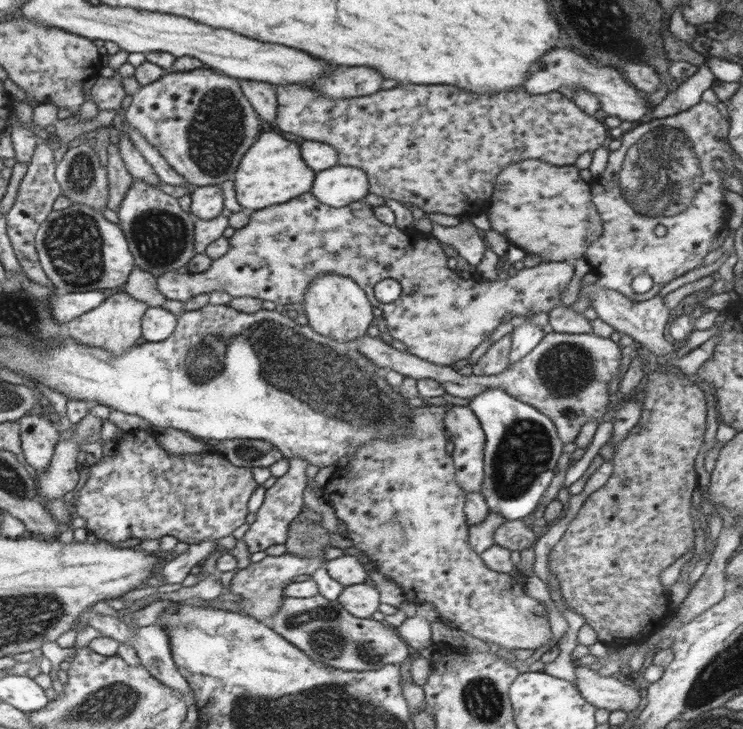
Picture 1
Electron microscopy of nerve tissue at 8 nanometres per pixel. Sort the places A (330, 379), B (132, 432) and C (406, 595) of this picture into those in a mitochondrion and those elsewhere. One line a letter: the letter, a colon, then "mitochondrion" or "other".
A: mitochondrion
B: other
C: other

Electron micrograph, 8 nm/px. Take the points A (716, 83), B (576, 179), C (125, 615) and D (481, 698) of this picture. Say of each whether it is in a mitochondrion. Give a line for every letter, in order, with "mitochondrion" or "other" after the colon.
A: other
B: other
C: other
D: mitochondrion

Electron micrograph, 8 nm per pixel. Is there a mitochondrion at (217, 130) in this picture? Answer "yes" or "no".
yes

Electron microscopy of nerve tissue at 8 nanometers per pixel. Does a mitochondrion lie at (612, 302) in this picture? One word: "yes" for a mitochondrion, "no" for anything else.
no

